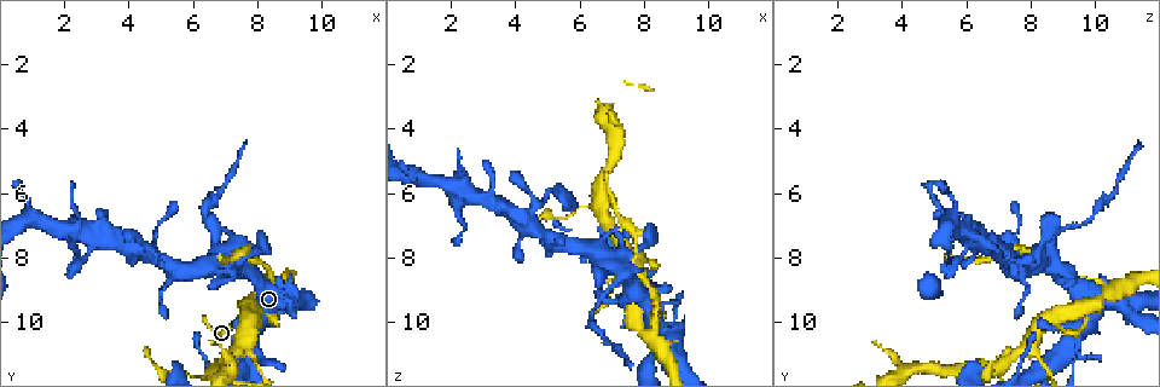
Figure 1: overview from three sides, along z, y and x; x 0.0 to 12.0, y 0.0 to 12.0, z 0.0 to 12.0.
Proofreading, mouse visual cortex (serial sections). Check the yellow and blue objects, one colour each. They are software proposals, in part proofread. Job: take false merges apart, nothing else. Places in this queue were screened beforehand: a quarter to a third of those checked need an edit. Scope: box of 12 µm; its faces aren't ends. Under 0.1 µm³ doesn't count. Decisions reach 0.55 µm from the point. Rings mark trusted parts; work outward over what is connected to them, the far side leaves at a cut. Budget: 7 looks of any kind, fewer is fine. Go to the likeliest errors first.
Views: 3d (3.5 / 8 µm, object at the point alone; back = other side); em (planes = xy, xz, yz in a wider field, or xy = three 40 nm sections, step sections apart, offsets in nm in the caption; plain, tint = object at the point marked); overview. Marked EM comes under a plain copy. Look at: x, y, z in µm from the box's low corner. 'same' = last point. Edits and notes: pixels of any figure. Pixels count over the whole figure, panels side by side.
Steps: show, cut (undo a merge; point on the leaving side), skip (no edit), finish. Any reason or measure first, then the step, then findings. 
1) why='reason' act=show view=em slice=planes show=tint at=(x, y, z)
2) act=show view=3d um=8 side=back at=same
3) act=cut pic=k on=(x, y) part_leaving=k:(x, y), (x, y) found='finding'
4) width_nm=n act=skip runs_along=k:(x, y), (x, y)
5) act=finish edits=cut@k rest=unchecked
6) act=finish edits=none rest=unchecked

why='calibre changes' act=show view=3d um=3.5 at=(6.9, 7.2, 9.0)

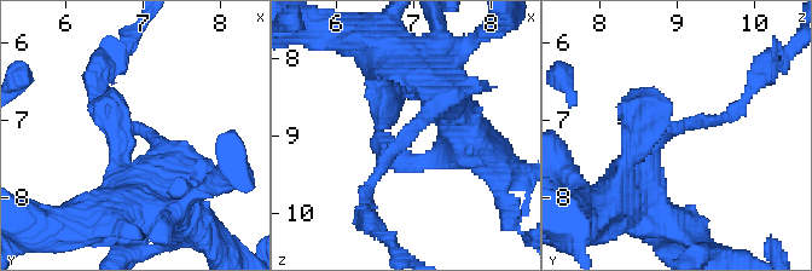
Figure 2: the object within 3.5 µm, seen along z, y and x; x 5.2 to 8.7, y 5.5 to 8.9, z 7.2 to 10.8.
why='need the tissue' act=show view=em slice=xy step=2 show=tint at=(7.00, 7.10, 8.95)

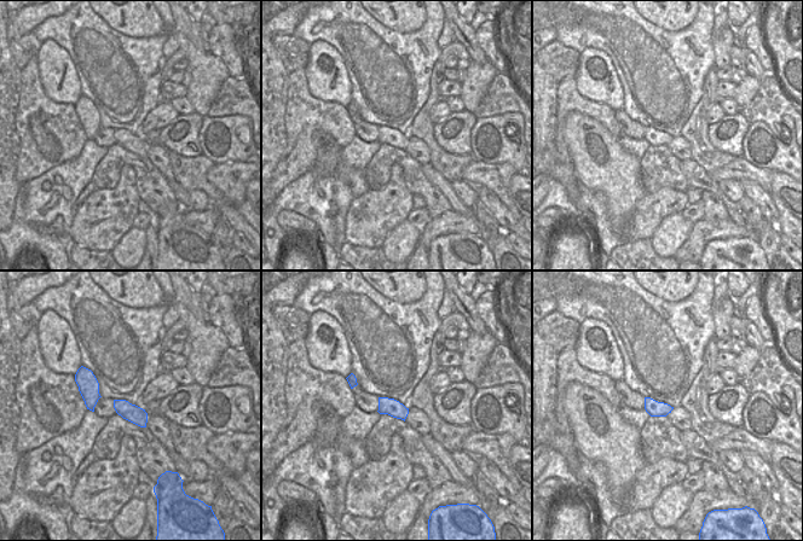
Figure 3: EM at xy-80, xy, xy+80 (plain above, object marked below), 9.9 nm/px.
act=cut pic=2 on=(370, 188) part_leaving=2:(394, 149), (364, 192), (378, 230) found='a second cell is stuck on'

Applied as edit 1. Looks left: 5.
why='see it whole again' act=show view=overview

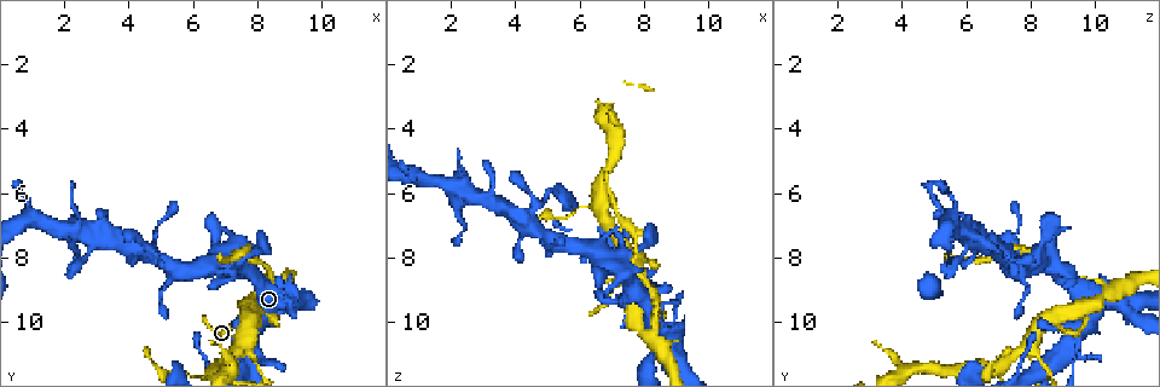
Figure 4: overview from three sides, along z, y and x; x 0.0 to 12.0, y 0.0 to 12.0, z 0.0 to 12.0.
why='abrupt turn' act=show view=3d um=3.5 at=(8.1, 9.0, 10.4)

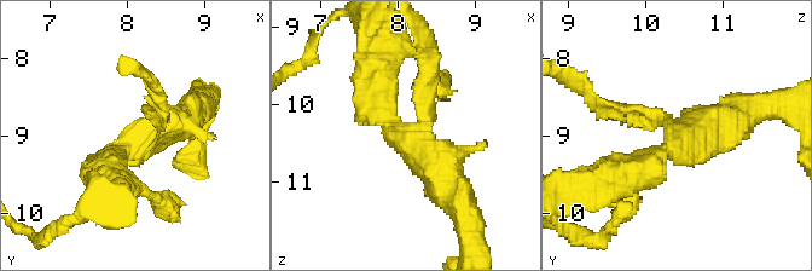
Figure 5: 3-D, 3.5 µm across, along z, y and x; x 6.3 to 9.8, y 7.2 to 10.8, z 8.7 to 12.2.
why='need the tissue' act=show view=em slice=xy step=1 show=tint at=(8.15, 9.00, 10.45)

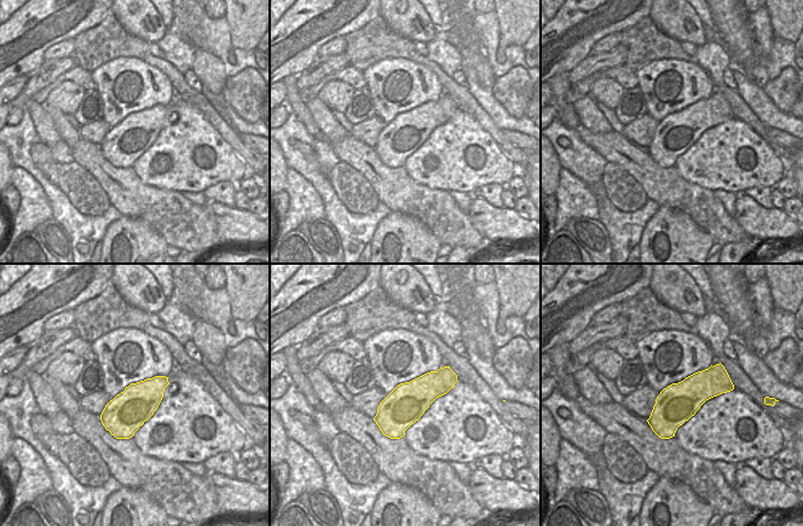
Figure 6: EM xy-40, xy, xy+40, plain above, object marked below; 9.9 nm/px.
act=cut pic=5 on=(417, 85) part_leaving=5:(666, 116), (601, 109), (573, 79) found='a second cell is stuck on'

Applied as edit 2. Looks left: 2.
why='arms part here' act=show view=em slice=xy step=5 show=tint at=(3.1, 7.5, 6.1)

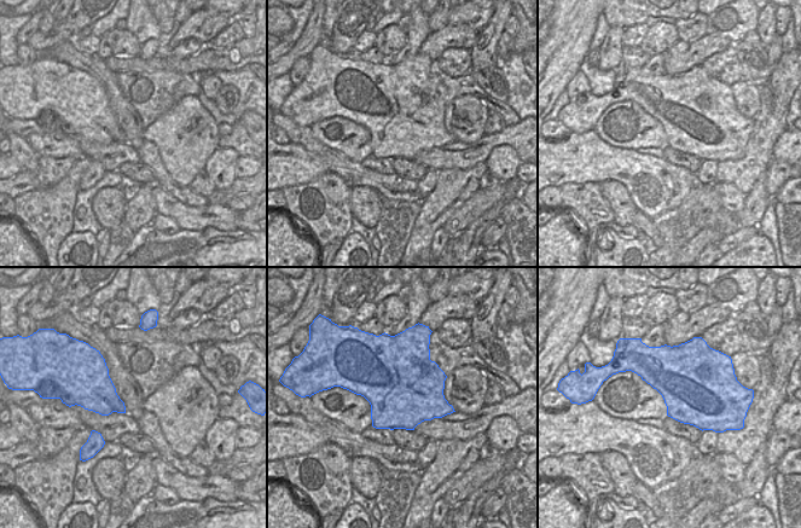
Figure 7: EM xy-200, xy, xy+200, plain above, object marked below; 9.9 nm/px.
why='wider look' act=show view=3d um=3.5 at=same

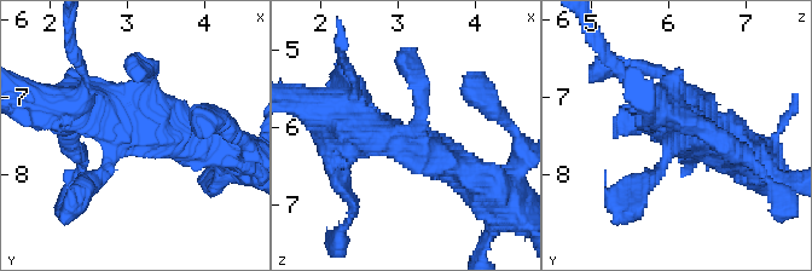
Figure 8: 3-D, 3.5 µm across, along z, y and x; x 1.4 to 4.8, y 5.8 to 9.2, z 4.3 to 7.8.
act=skip runs_along=8:(491, 188), (446, 160), (353, 122) found='one cell here'

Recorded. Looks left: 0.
act=finish edits=cut@2,cut@5 rest=unchecked

